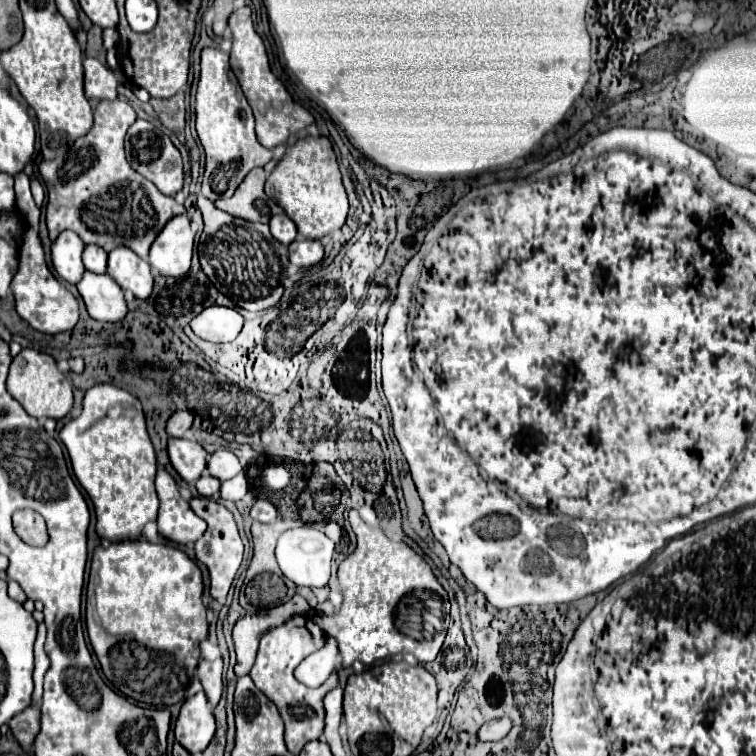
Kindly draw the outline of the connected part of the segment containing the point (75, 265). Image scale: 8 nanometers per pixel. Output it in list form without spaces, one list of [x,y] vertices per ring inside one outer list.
[[[62,231],[62,235],[58,235],[58,239],[52,243],[52,265],[68,283],[78,283],[84,273],[82,249],[84,243],[78,239],[78,235],[74,235],[74,231]]]

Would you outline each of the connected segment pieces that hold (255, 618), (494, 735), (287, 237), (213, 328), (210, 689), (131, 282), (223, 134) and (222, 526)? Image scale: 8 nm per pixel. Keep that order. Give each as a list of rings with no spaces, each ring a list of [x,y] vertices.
[[[294,597],[292,601],[274,607],[274,609],[262,609],[254,613],[246,613],[242,619],[236,621],[232,637],[234,637],[234,647],[236,647],[236,667],[234,673],[236,677],[248,675],[254,661],[256,661],[256,651],[258,651],[258,641],[262,633],[278,627],[280,623],[288,621],[294,615],[306,615],[308,613],[308,603],[302,597]]]
[[[494,719],[494,721],[488,721],[480,727],[478,731],[478,739],[482,741],[498,741],[502,737],[506,737],[510,733],[510,727],[512,727],[512,719]]]
[[[284,213],[282,215],[274,215],[270,219],[270,231],[272,231],[274,239],[278,239],[282,245],[290,245],[296,239],[296,225]]]
[[[220,305],[206,307],[200,315],[196,315],[190,321],[192,331],[200,339],[206,339],[212,343],[234,341],[242,331],[242,325],[244,325],[244,317],[236,309],[220,307]]]
[[[218,657],[214,661],[202,659],[198,665],[198,677],[204,685],[210,705],[216,707],[216,703],[220,701],[220,695],[222,695],[222,657]]]
[[[114,247],[114,251],[108,253],[108,275],[138,299],[146,299],[152,293],[150,265],[134,255],[130,247]]]
[[[202,49],[200,55],[200,81],[196,91],[196,131],[206,151],[206,169],[202,179],[202,195],[210,201],[230,197],[242,179],[254,169],[264,167],[272,159],[272,151],[258,143],[254,133],[252,109],[238,85],[236,75],[230,71],[228,55],[220,49]]]
[[[192,499],[190,507],[198,517],[202,517],[208,523],[206,533],[196,541],[196,559],[202,561],[210,571],[210,595],[220,605],[224,605],[228,589],[230,589],[230,585],[234,581],[234,575],[236,575],[236,571],[238,571],[238,567],[242,563],[242,553],[244,553],[244,545],[242,545],[236,521],[234,521],[232,513],[224,505],[218,505],[216,501]]]

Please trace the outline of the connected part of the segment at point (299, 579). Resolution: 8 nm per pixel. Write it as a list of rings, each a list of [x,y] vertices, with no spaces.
[[[300,527],[298,531],[290,531],[282,543],[276,547],[276,559],[282,563],[280,571],[286,575],[294,575],[294,583],[322,583],[322,587],[330,579],[330,565],[334,555],[334,541],[318,527]]]

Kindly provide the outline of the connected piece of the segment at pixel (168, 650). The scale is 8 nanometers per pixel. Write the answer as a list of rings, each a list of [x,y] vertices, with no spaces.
[[[140,537],[94,549],[87,585],[86,628],[102,671],[116,691],[150,707],[168,707],[186,699],[186,691],[200,661],[200,643],[208,635],[202,591],[202,571],[178,547],[150,543]]]

